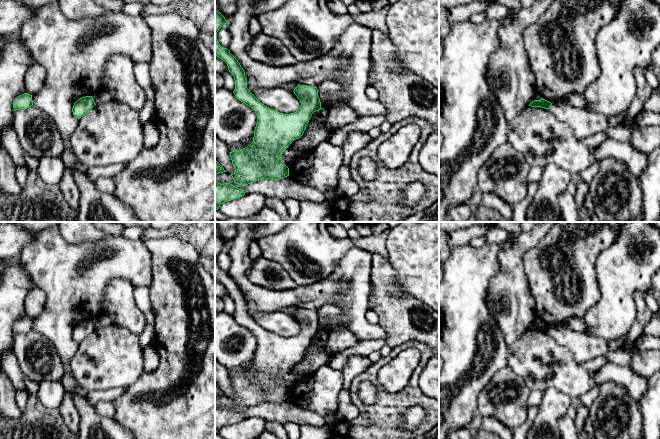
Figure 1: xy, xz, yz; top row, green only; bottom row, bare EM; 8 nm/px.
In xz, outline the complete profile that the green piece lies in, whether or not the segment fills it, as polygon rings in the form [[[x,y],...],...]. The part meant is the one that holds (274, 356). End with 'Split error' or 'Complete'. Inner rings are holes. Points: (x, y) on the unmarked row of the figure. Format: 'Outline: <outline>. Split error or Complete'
Outline: [[[215,235],[215,279],[227,288],[229,296],[234,301],[235,313],[233,317],[235,321],[250,330],[257,339],[253,366],[243,373],[229,376],[235,393],[231,400],[234,406],[241,410],[261,403],[281,404],[289,400],[289,392],[281,384],[283,376],[294,364],[299,363],[303,359],[312,338],[322,333],[318,321],[318,313],[308,309],[297,309],[293,316],[300,324],[301,330],[295,337],[283,338],[262,328],[247,312],[247,302],[238,284],[227,272],[222,271],[218,266],[217,256],[226,247],[225,241],[220,236]]]. Complete

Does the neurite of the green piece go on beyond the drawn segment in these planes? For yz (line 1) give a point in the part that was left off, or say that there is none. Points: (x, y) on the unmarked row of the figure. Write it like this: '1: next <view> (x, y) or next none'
1: next none

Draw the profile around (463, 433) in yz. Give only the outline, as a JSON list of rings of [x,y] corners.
[[[460,428],[457,430],[454,430],[449,435],[450,439],[470,439],[471,438],[471,432],[469,428]]]

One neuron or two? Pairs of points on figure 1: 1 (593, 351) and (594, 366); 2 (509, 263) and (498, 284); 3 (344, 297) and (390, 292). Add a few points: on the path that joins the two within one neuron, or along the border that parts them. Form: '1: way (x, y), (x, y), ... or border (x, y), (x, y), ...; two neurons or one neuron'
1: border (603, 356), (597, 356), (582, 365); two neurons
2: way (509, 268), (509, 273), (503, 279); one neuron
3: border (372, 260), (371, 284); two neurons

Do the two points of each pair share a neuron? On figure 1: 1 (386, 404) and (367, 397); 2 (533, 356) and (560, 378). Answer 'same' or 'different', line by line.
1: different
2: same

